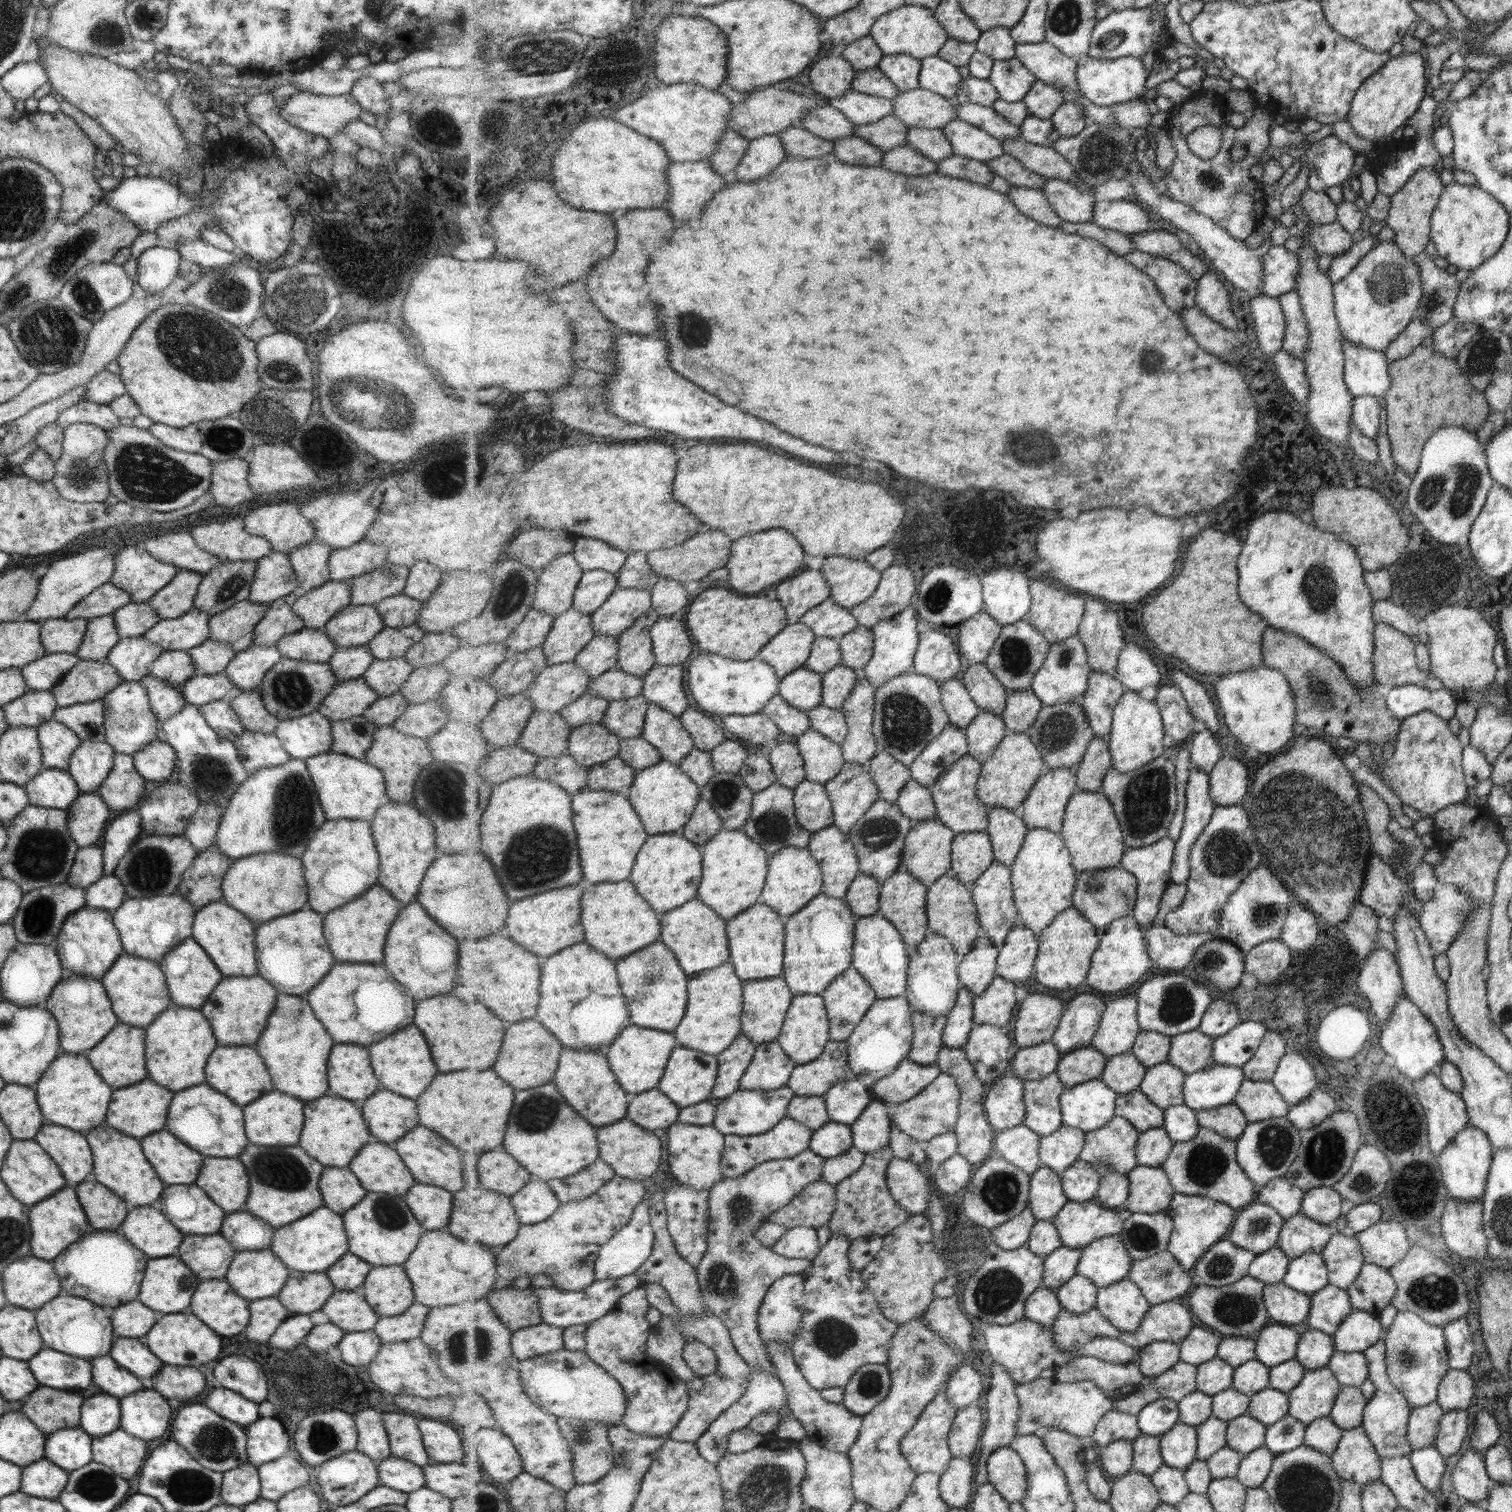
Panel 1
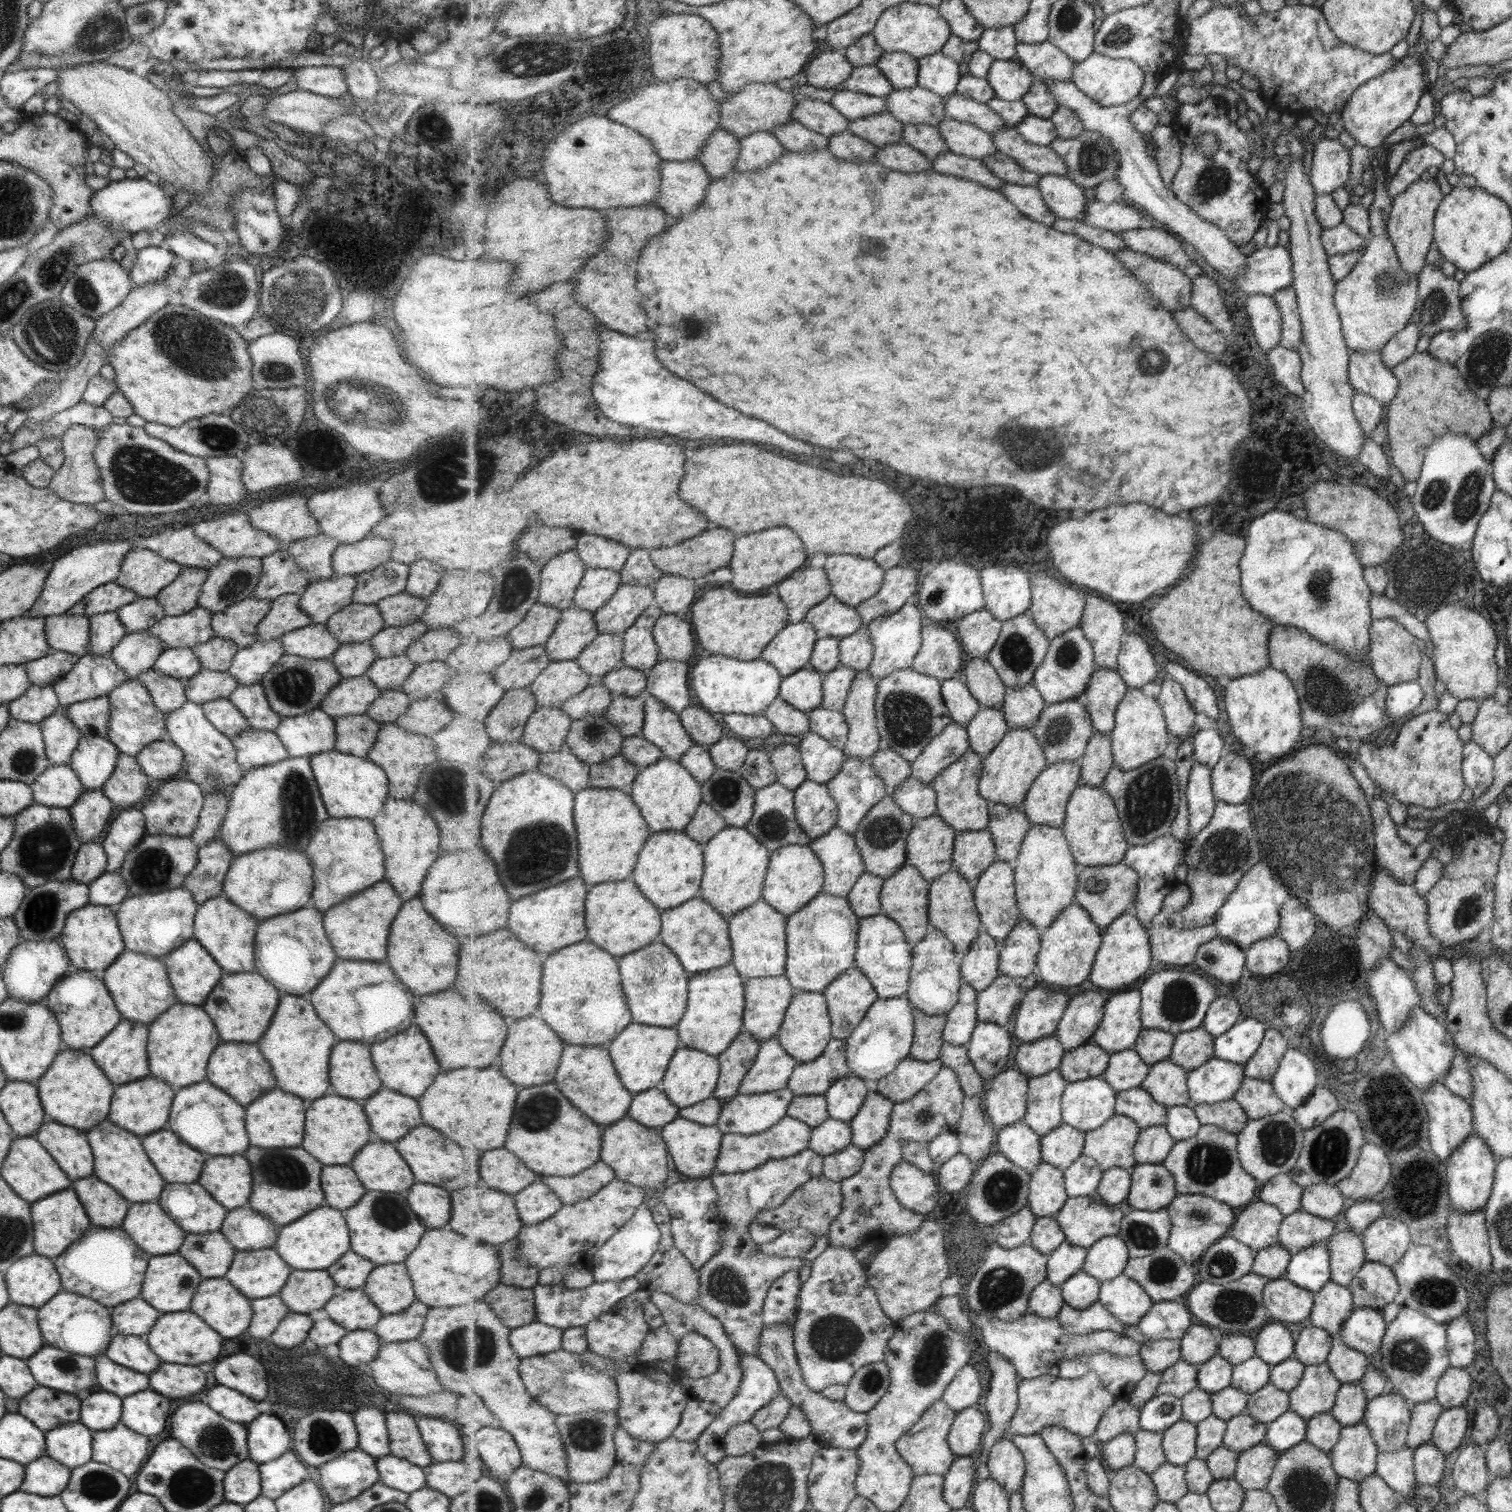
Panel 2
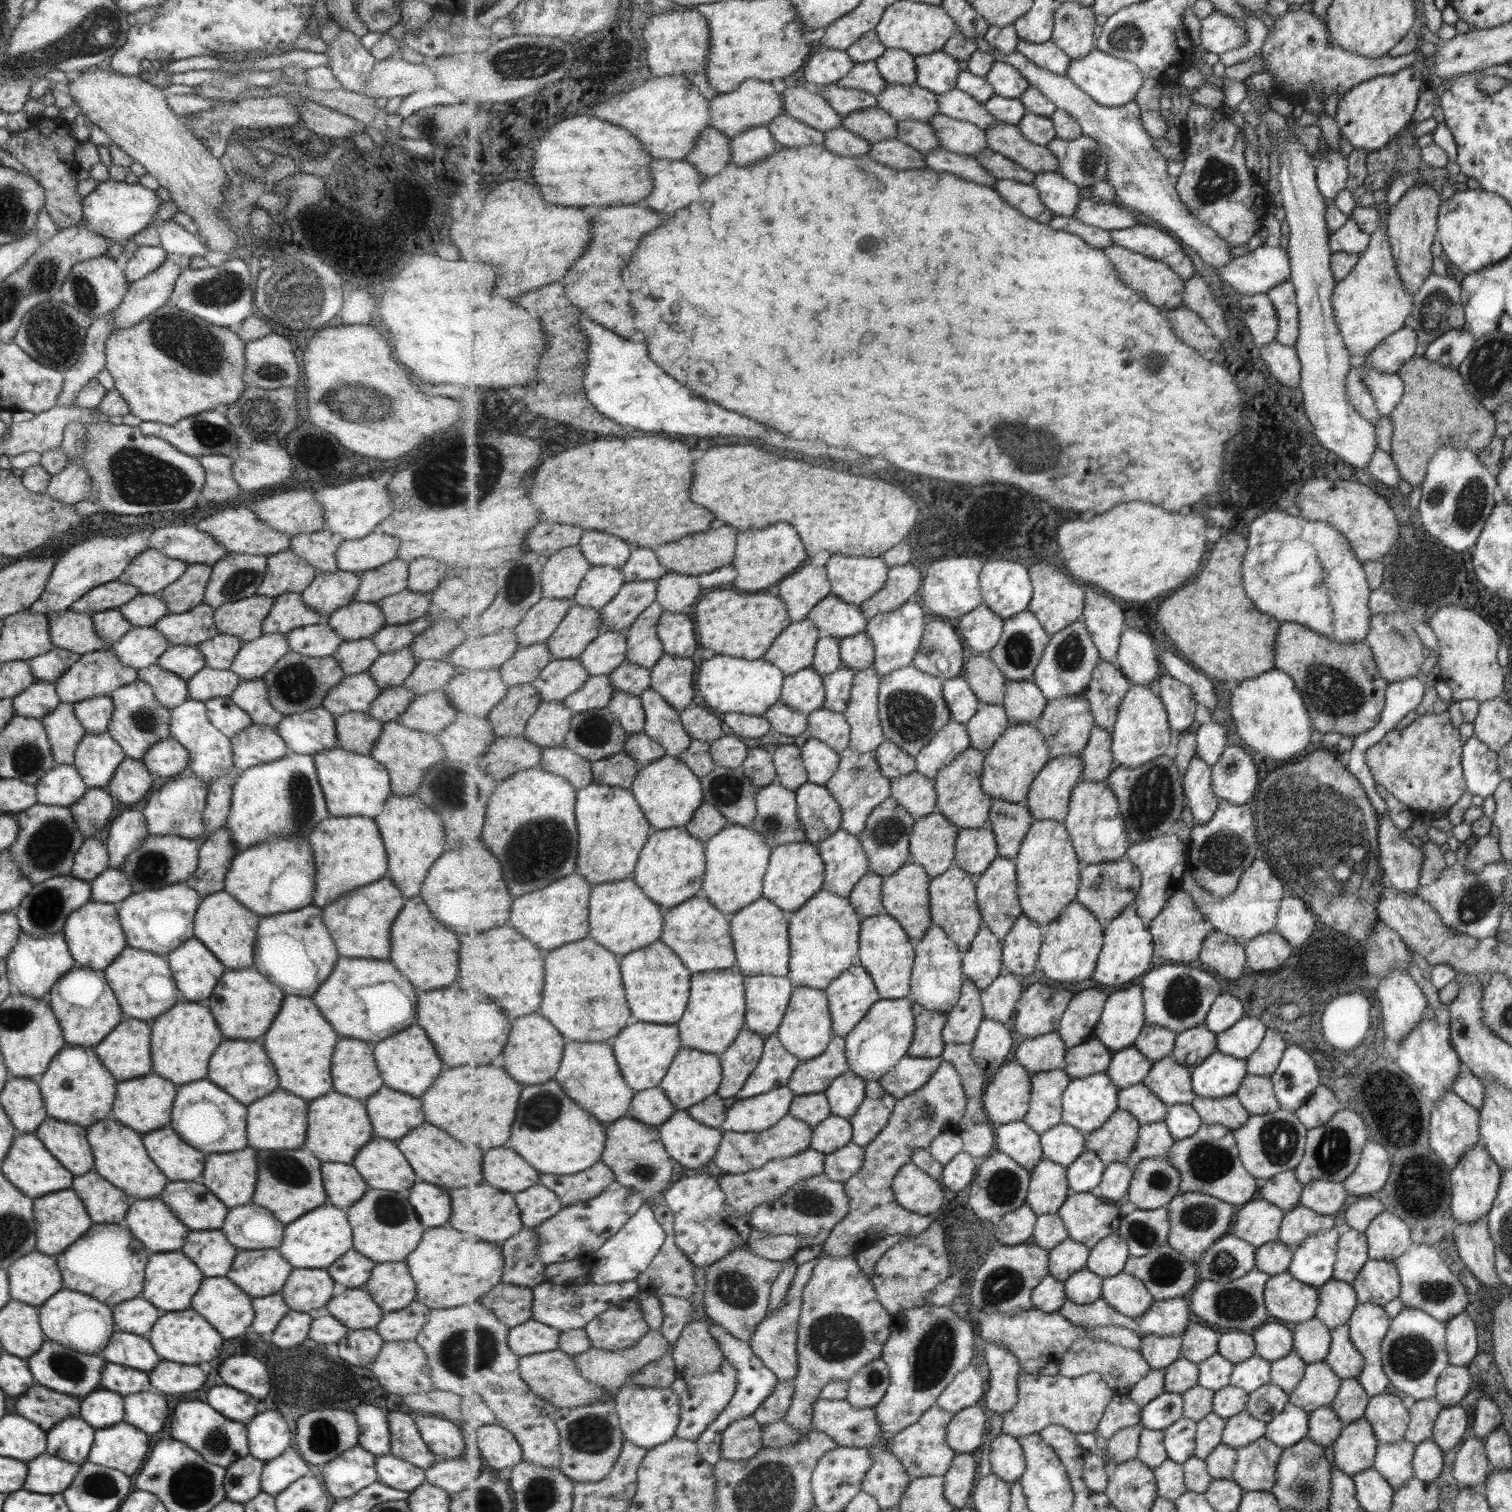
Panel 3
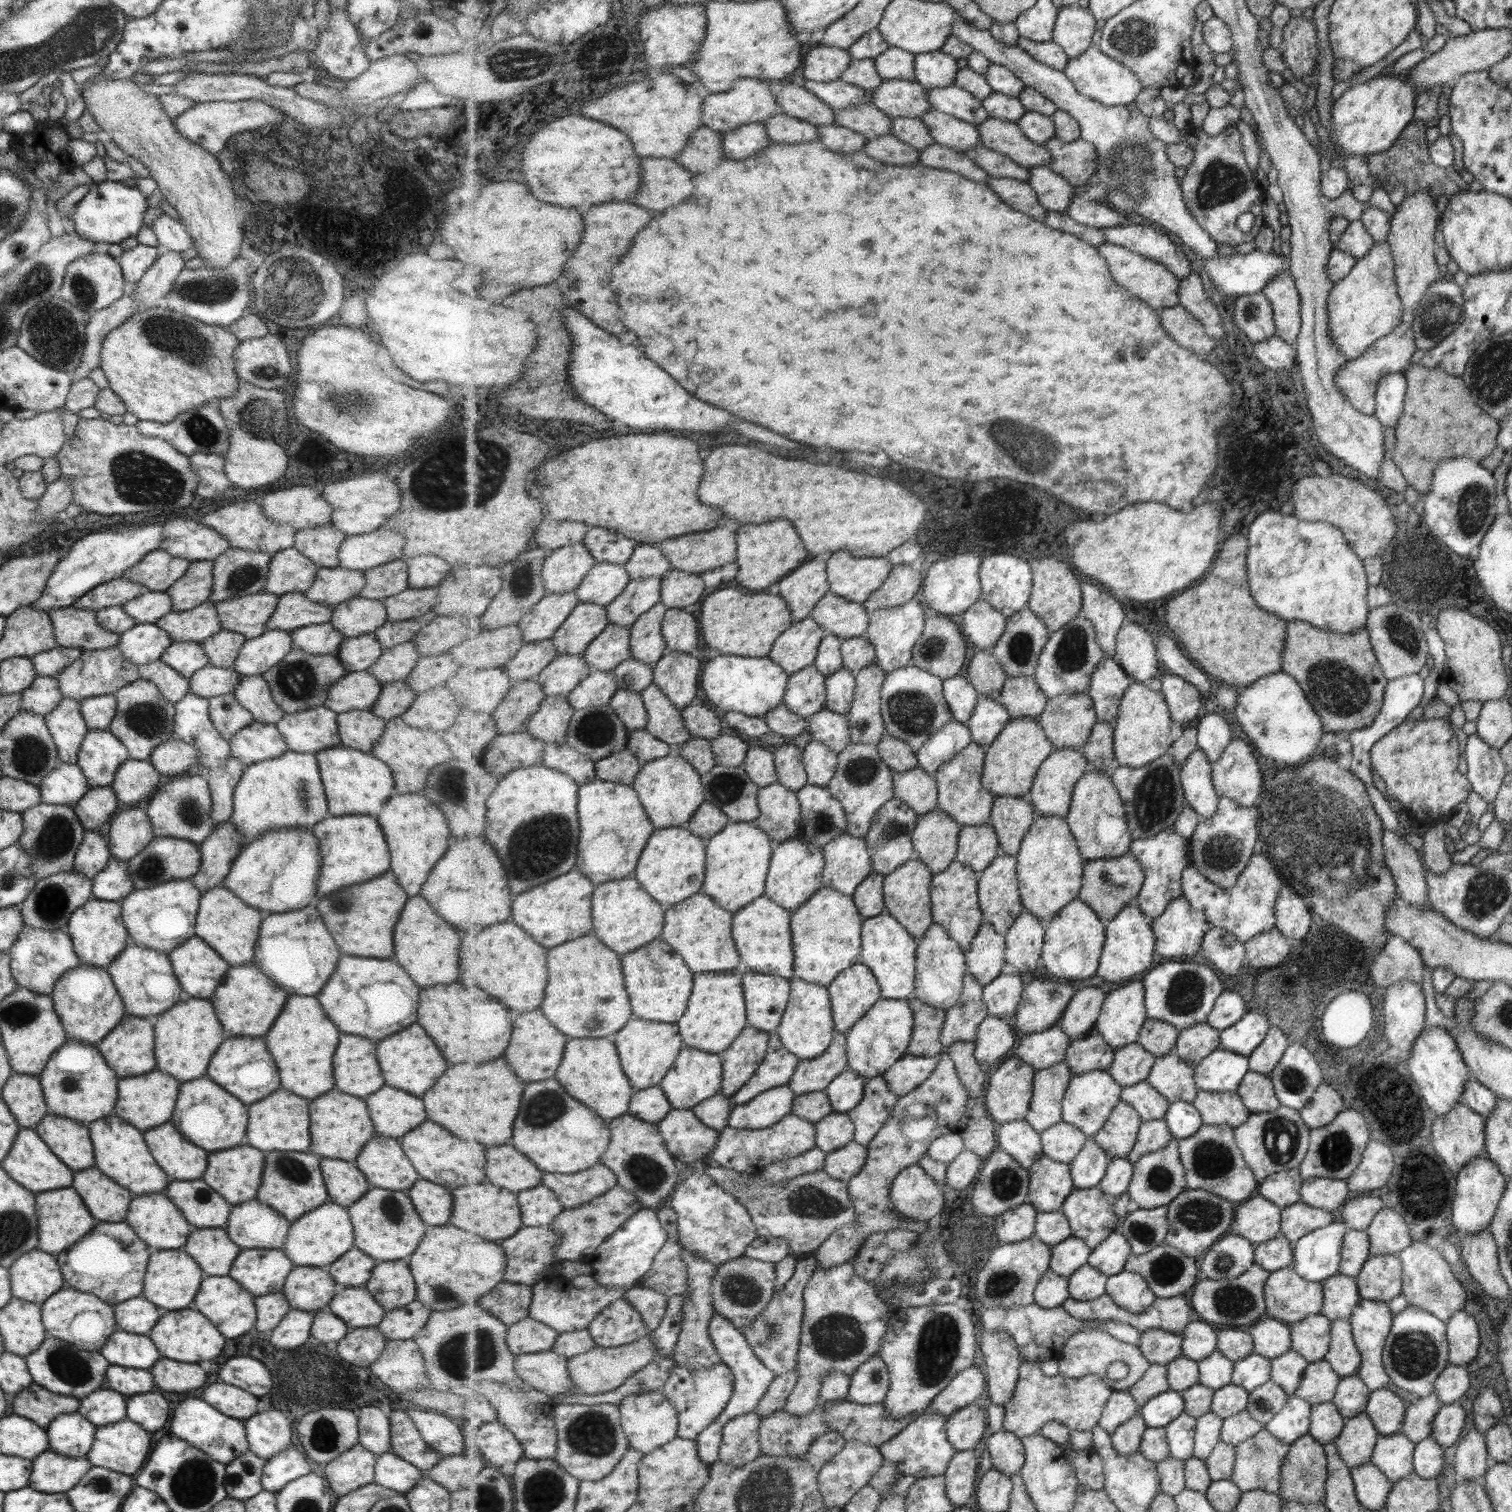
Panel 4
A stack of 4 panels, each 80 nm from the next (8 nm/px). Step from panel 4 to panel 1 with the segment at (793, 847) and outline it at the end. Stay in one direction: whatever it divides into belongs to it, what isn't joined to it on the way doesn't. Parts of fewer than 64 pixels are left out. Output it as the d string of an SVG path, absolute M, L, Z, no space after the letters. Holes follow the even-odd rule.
M789 846L779 850L770 857L768 868L769 876L759 902L773 907L785 919L803 909L824 888L824 872L808 847Z

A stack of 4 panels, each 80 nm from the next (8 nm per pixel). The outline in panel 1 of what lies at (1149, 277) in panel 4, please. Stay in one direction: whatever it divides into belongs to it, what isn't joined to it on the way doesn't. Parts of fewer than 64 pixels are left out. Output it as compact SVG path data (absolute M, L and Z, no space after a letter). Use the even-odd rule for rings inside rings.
M1137 248L1123 258L1137 270L1143 270L1143 274L1149 274L1159 294L1164 296L1165 302L1175 312L1181 314L1196 306L1198 279L1194 279L1179 264Z

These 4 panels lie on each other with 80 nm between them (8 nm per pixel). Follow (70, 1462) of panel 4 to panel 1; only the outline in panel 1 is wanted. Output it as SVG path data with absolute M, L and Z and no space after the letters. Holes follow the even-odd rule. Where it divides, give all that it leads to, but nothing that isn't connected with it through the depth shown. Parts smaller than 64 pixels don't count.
M39 1459L22 1467L20 1492L31 1497L57 1500L67 1482L68 1473L48 1460Z

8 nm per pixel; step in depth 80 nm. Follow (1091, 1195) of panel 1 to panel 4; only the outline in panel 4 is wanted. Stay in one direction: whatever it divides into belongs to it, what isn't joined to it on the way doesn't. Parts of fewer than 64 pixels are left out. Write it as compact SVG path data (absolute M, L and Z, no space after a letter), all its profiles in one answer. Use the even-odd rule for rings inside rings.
M1094 1136L1088 1137L1084 1149L1070 1163L1076 1188L1099 1186L1100 1182L1104 1180L1112 1159L1108 1155L1108 1151L1096 1141Z

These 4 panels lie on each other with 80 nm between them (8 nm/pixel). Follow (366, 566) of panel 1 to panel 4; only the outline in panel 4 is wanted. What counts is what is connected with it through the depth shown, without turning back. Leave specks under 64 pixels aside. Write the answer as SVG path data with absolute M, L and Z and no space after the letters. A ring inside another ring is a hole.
M384 526L367 534L346 536L337 553L338 566L363 572L401 559L404 542L402 534L387 530Z

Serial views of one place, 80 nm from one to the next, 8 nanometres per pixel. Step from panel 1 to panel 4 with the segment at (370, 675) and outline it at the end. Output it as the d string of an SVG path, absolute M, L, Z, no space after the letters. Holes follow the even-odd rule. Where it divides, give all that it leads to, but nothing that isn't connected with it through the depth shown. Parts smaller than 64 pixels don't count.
M412 641L383 649L377 660L366 671L383 686L389 682L403 681L419 658Z

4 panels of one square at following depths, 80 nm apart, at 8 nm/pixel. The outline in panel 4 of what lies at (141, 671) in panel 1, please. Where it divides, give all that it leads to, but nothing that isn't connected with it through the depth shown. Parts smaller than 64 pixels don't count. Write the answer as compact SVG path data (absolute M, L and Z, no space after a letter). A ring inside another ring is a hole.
M155 623L134 624L118 635L116 647L125 660L143 665L159 660L163 651L172 643L169 635Z

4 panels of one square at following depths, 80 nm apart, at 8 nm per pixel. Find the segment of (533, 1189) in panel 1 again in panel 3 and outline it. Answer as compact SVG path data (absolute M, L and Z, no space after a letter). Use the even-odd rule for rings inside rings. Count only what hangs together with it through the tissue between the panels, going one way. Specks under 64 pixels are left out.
M540 1182L515 1195L525 1227L539 1227L563 1208L557 1193Z

